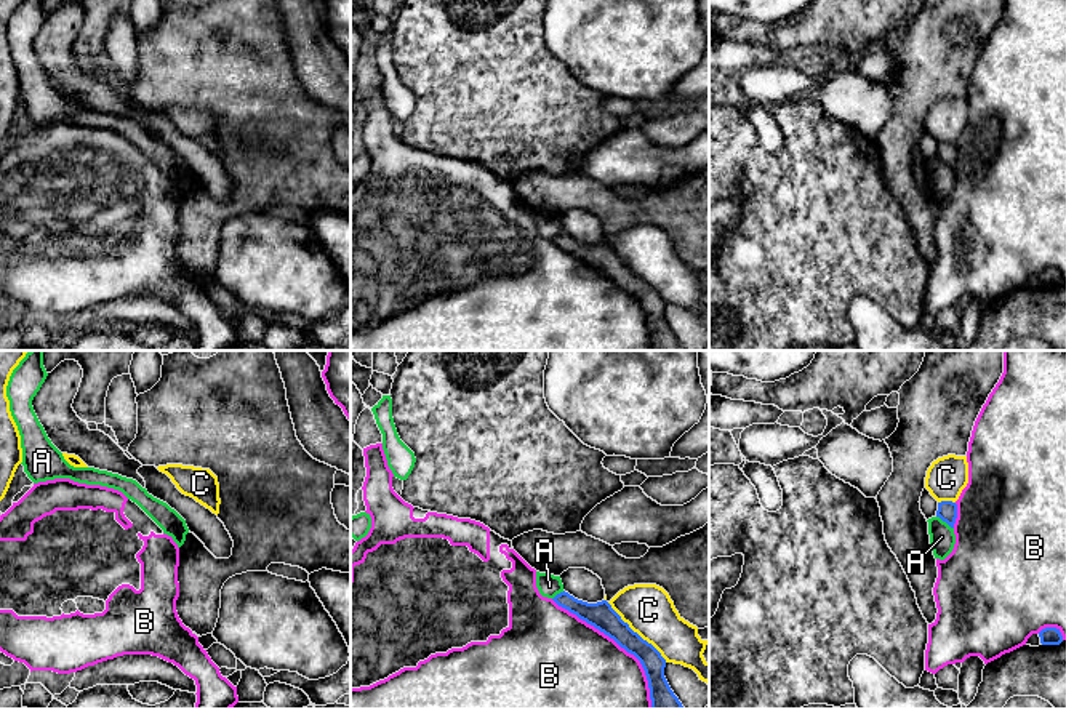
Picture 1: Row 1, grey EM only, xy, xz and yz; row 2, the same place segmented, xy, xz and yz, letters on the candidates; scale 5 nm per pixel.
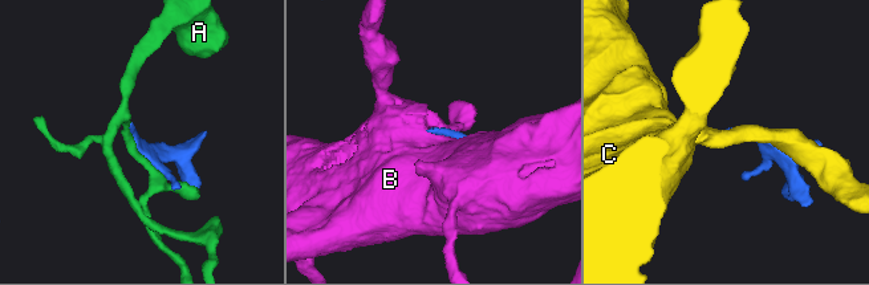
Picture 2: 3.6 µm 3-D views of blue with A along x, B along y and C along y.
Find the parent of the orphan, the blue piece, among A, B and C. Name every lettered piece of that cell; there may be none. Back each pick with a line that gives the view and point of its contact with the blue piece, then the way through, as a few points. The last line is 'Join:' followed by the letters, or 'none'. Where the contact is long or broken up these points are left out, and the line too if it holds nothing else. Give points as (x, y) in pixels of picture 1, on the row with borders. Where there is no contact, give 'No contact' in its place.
A: Touches blue at yz (945, 520)
Join: A

